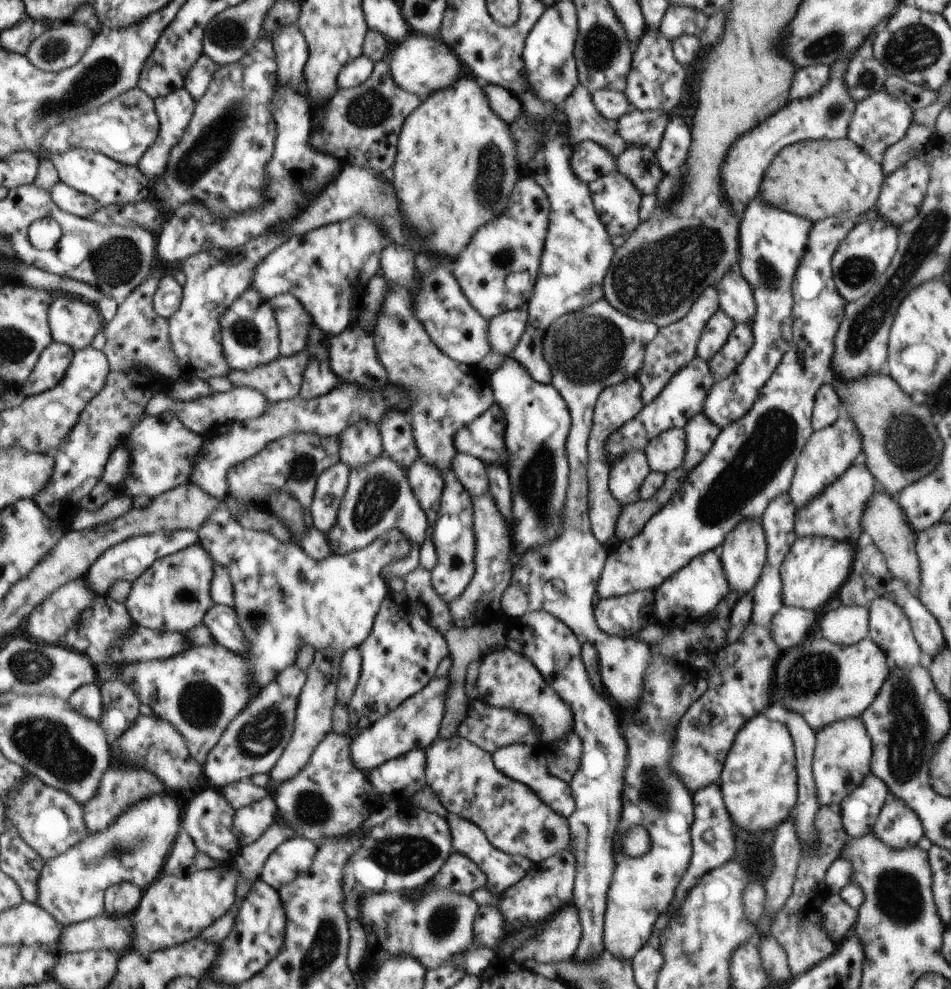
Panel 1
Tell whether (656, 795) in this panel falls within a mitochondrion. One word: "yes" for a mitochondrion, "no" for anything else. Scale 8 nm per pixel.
yes

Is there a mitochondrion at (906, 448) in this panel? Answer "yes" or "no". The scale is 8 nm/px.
yes

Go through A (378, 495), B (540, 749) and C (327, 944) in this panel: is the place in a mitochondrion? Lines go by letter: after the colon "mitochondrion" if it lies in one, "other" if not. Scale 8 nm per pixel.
A: mitochondrion
B: other
C: mitochondrion

